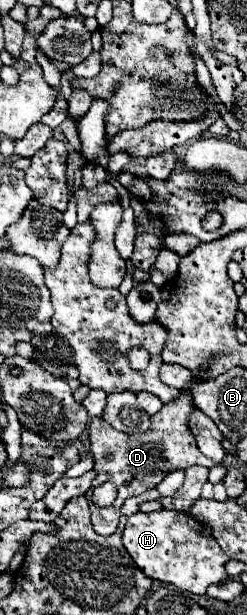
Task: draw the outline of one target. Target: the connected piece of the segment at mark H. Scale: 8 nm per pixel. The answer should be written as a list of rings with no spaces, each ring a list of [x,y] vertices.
[[[166,509],[154,513],[134,513],[128,517],[124,527],[124,547],[146,577],[172,583],[180,591],[204,595],[208,585],[220,583],[228,577],[224,571],[228,555],[224,555],[218,541],[206,533],[190,513],[176,513]]]

